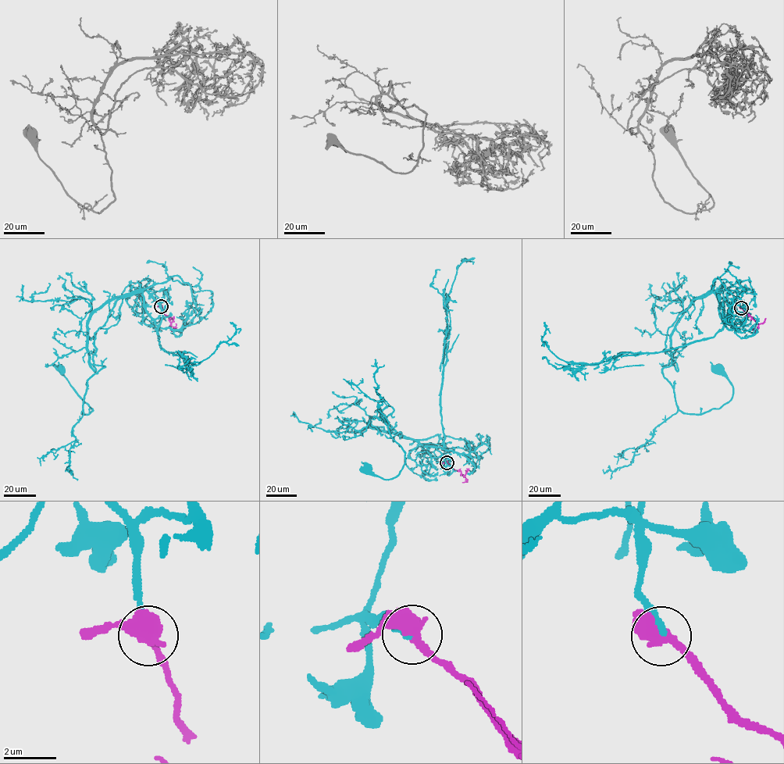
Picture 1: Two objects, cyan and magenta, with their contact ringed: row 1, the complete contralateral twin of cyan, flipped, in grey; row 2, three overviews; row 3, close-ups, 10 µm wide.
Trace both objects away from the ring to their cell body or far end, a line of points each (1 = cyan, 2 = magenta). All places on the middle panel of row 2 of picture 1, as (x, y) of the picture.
1: (447, 462), (372, 427), (371, 417), (393, 411), (386, 406), (404, 464), (392, 479), (368, 469)
2: (447, 462), (455, 470), (461, 471), (463, 476), (467, 469)

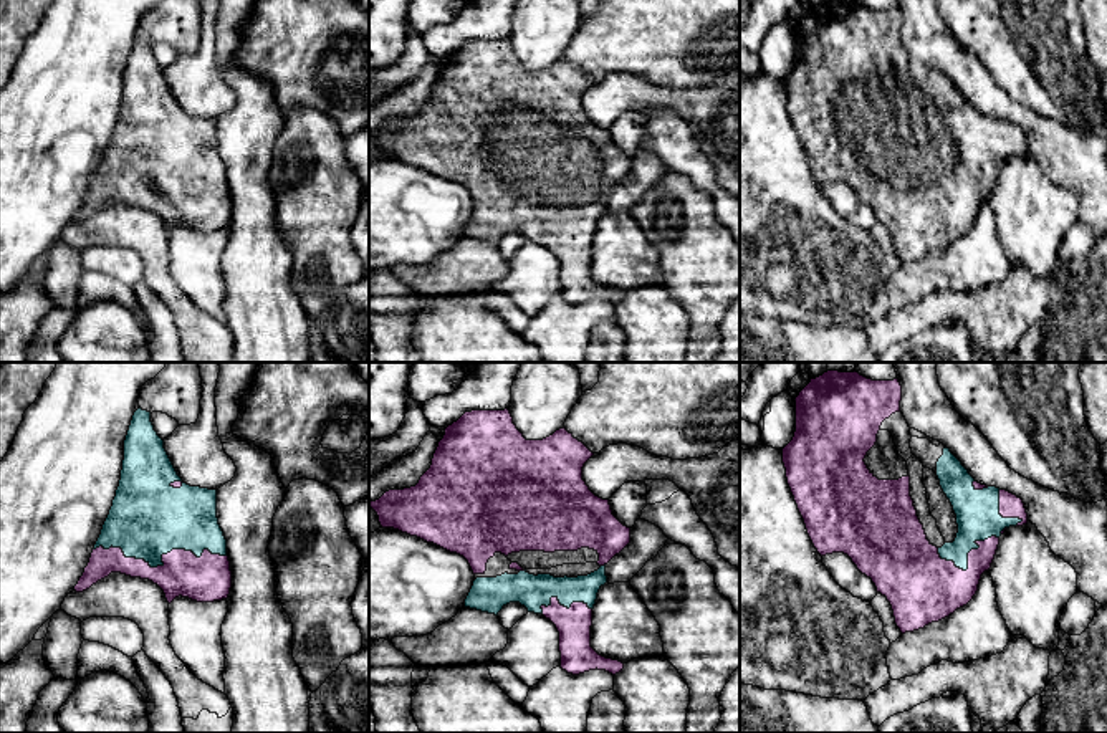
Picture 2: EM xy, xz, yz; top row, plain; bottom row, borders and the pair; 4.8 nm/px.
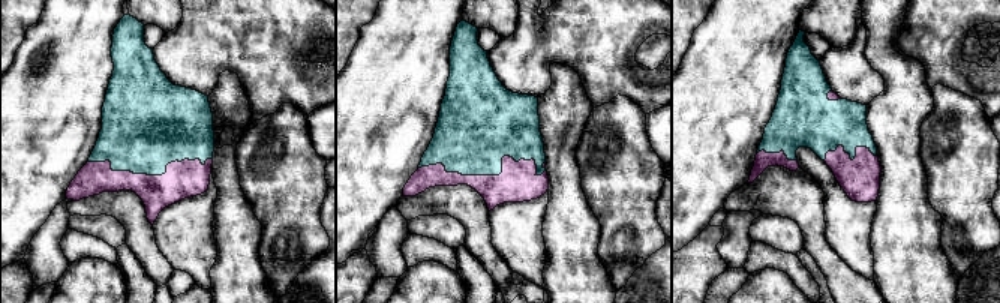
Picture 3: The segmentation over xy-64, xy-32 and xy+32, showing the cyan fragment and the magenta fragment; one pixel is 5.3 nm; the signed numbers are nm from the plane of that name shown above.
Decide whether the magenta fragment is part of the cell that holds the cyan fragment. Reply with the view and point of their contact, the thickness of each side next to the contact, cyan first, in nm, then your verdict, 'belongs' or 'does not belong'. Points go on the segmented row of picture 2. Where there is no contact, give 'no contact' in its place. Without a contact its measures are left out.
contact xy (162, 563); calibres 380 and 220 nm; belongs

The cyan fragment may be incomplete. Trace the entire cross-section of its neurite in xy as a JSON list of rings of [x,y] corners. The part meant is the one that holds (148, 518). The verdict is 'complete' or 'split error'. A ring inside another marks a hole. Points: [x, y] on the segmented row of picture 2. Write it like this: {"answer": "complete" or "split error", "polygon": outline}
{"answer": "split error", "polygon": [[[141,407],[134,412],[124,440],[113,506],[74,591],[83,592],[111,573],[152,581],[164,591],[169,604],[179,596],[197,602],[222,601],[232,587],[227,539],[217,518],[217,490],[182,481],[164,440],[154,430],[151,412]]]}

